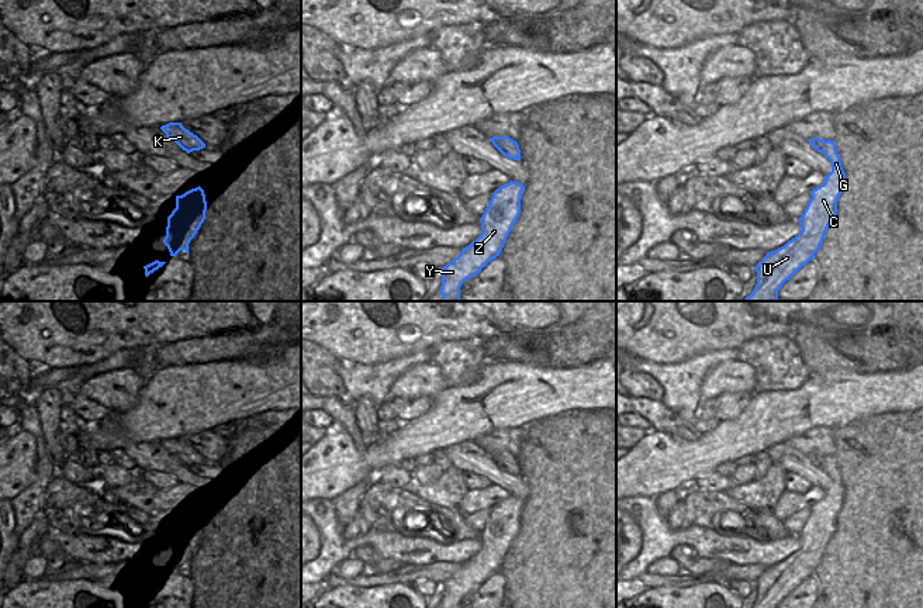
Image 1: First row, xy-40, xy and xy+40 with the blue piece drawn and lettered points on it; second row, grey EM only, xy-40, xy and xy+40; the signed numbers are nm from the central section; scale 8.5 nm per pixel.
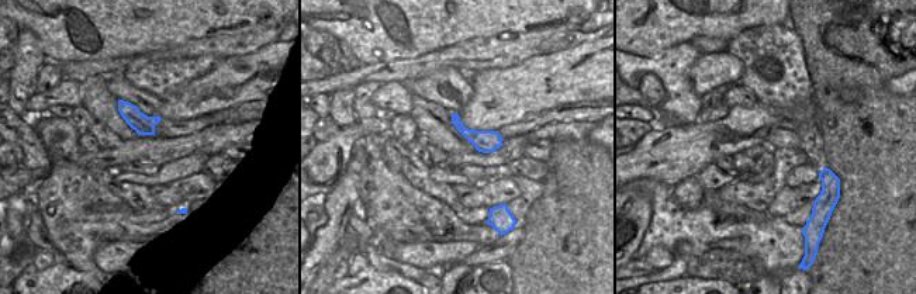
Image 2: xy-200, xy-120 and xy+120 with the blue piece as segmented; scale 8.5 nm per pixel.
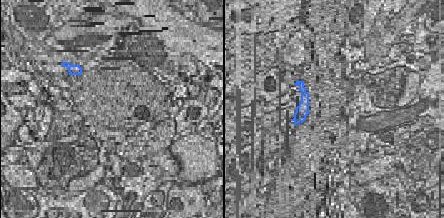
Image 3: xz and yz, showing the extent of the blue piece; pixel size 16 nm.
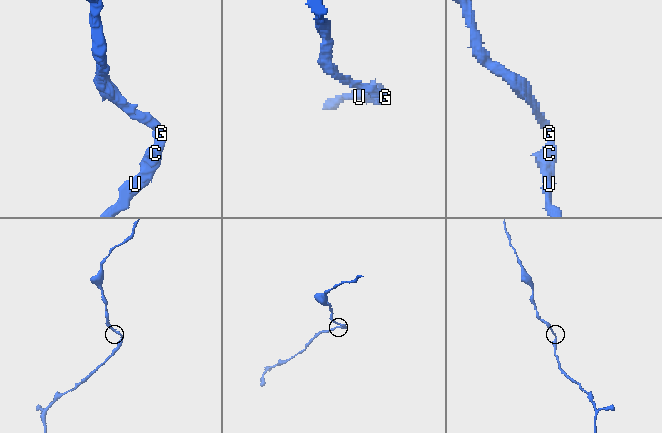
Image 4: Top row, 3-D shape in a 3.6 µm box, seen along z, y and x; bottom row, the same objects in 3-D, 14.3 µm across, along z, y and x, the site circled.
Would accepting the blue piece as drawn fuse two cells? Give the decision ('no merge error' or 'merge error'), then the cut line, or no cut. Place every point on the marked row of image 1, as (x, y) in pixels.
no merge error | no cut

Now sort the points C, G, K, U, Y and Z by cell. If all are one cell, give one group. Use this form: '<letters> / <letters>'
C G K U Y Z

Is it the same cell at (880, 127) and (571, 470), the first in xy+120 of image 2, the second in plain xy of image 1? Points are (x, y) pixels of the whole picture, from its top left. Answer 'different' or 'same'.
same

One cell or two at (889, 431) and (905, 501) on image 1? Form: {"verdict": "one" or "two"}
{"verdict": "one"}

